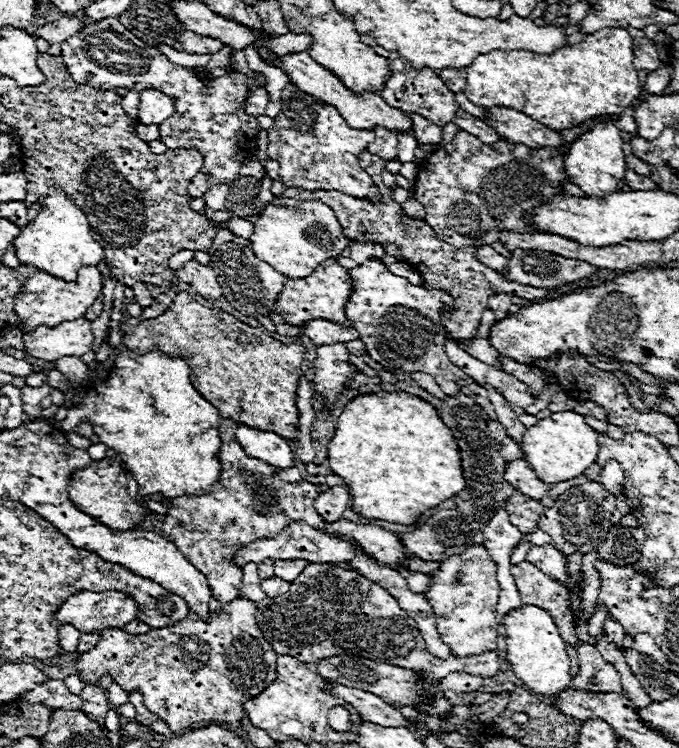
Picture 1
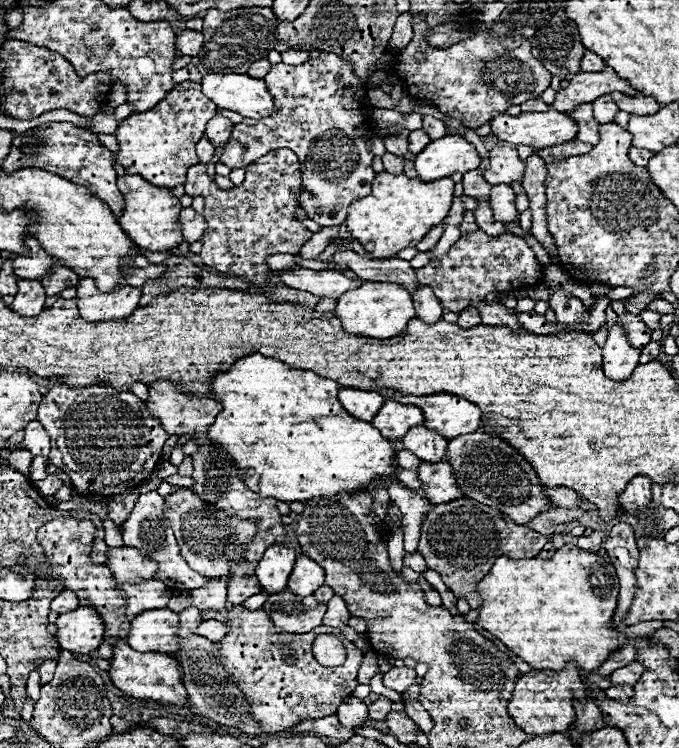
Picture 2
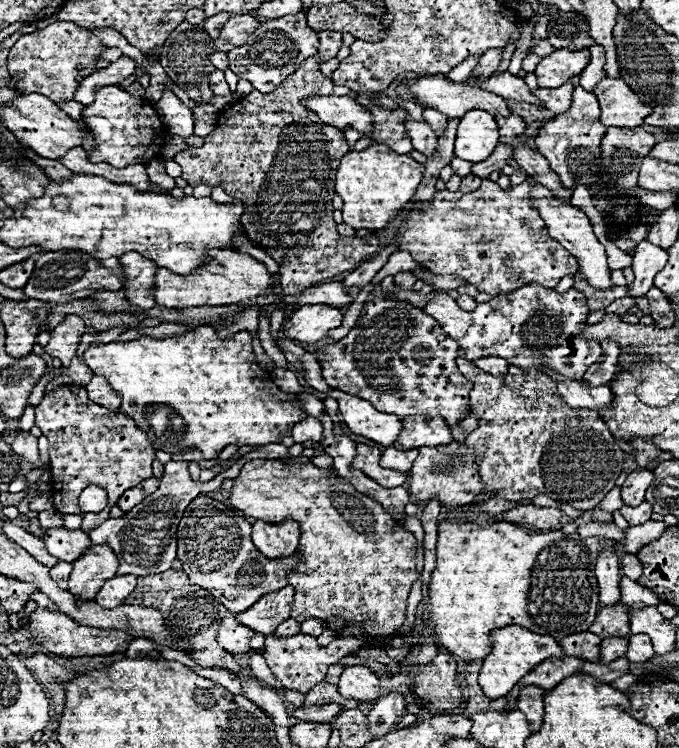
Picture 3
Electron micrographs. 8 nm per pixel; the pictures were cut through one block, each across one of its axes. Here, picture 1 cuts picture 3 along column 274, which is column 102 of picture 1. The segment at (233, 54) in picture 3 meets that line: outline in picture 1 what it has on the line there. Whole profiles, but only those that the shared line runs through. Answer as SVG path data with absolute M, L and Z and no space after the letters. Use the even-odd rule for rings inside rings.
M104 18L100 22L94 22L94 24L86 26L80 34L64 40L60 46L62 46L64 62L68 64L68 70L78 84L104 88L104 90L126 88L126 90L138 90L138 92L142 92L146 88L156 88L156 90L168 94L174 100L176 114L172 114L172 118L166 119L159 125L159 140L162 140L168 148L174 148L174 150L176 148L196 148L196 150L200 150L200 154L204 158L200 174L196 174L196 178L192 178L190 184L188 184L188 196L202 198L206 194L206 190L210 190L214 184L228 184L228 182L238 178L238 170L250 154L248 136L242 132L240 118L238 118L238 112L240 112L240 108L246 100L246 94L250 92L248 86L246 86L246 82L248 82L246 74L226 72L224 76L218 76L218 78L198 78L188 68L172 64L156 48L152 48L146 42L142 42L140 38L136 38L126 26L122 26L118 22L118 18Z

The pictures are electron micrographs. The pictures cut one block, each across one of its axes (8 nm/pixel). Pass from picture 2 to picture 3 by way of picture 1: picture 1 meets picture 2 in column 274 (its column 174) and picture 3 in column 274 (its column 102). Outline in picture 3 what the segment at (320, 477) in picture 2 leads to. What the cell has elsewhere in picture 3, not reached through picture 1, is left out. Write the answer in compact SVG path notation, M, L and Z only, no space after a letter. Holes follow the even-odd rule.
M202 325L200 328L195 328L188 334L182 334L182 336L176 336L176 338L162 338L162 340L156 340L156 338L150 338L150 336L142 336L138 340L130 340L130 342L110 342L110 344L104 344L104 346L88 346L88 350L84 352L84 362L90 366L90 370L98 376L104 376L110 386L122 396L122 410L126 416L130 416L140 430L146 432L150 444L154 446L154 450L162 450L162 452L170 452L170 454L182 454L184 450L190 450L190 448L196 448L204 454L206 460L212 460L218 456L220 450L224 450L226 446L230 444L236 444L236 446L266 446L266 444L276 444L276 442L282 442L284 436L290 436L292 434L292 426L302 422L304 418L308 418L308 414L304 414L302 406L300 406L300 398L296 398L296 394L290 394L290 392L284 392L280 390L268 372L264 372L258 364L256 364L256 356L254 356L254 350L252 350L252 336L250 332L238 332L234 334L230 340L220 340L216 336L216 330L211 325Z

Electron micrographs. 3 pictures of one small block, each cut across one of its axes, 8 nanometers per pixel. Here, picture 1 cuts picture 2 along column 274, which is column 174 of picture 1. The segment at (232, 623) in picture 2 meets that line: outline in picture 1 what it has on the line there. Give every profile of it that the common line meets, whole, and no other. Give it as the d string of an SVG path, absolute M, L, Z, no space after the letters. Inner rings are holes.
M236 598L224 604L220 610L212 612L208 624L190 612L176 626L152 628L146 634L128 634L124 630L110 628L102 634L100 642L92 650L78 656L76 668L86 684L98 684L104 674L110 674L122 690L140 690L148 710L160 714L172 732L182 732L192 728L192 724L202 722L224 722L240 726L240 720L246 718L244 702L248 698L256 698L256 694L264 692L264 686L270 686L276 680L276 652L262 638L254 614L254 602Z

